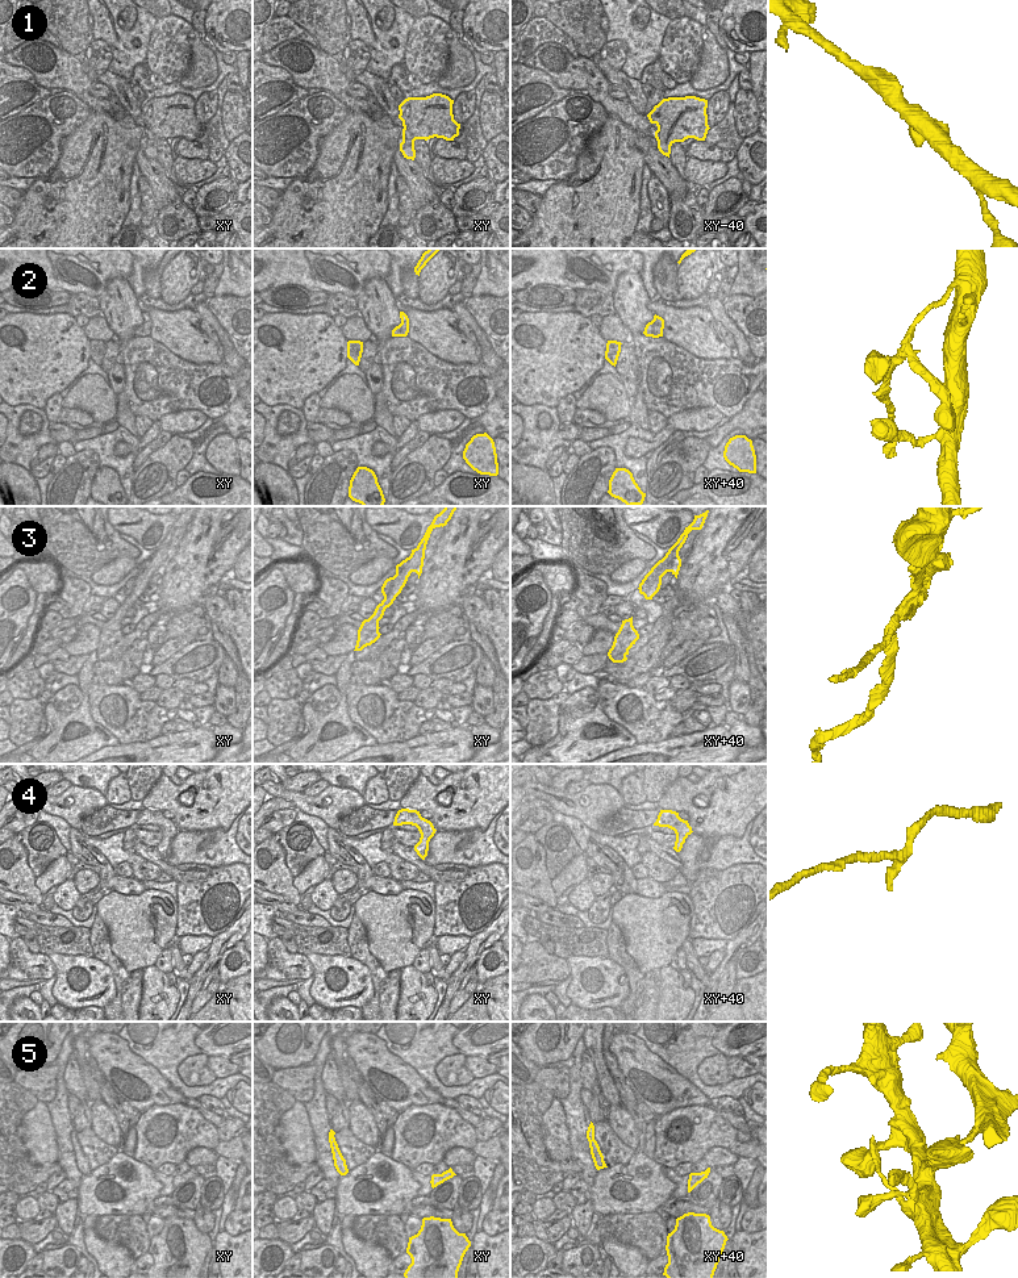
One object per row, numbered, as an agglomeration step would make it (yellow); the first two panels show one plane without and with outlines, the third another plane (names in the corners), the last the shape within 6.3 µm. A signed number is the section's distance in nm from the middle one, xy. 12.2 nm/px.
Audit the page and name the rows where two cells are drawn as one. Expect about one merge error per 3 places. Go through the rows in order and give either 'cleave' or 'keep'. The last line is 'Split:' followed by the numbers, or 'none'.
1: keep
2: cleave
3: cleave
4: keep
5: keep
Split: 2, 3

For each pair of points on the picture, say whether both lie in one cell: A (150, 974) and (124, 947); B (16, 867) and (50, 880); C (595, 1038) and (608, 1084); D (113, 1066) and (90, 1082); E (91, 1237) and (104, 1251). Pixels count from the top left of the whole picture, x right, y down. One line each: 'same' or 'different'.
A: different
B: different
C: same
D: different
E: same

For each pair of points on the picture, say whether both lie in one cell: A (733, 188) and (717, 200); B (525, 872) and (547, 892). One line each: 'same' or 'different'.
A: same
B: same

